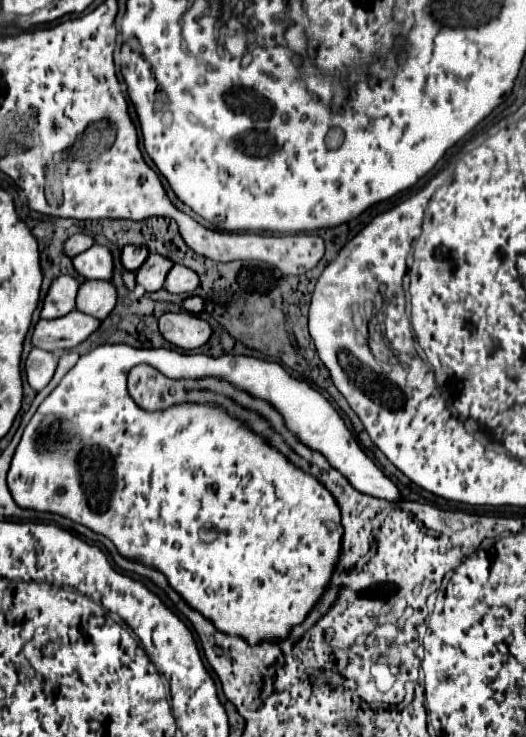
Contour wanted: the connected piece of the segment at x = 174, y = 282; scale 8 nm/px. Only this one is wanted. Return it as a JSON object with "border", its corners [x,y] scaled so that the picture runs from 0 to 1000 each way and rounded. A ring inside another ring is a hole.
{"border":[[[331,360],[331,365],[316,376],[312,392],[323,398],[369,398],[376,387],[376,373],[365,365],[350,360]]]}

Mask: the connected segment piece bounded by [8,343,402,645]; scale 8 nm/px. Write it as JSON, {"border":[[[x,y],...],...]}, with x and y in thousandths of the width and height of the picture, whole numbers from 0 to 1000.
{"border":[[[224,465],[190,468],[156,482],[110,525],[76,547],[46,582],[15,639],[15,661],[30,685],[129,701],[205,729],[232,756],[316,780],[319,794],[422,859],[452,862],[471,875],[548,867],[555,853],[578,845],[612,813],[643,767],[654,726],[643,682],[601,647],[574,642],[529,609],[510,604],[498,590],[414,550],[346,547],[304,560],[266,555],[243,541],[241,510],[251,498],[243,493],[251,490],[262,490],[259,495],[281,493],[327,514],[384,509],[433,514],[452,528],[517,547],[544,569],[548,582],[589,609],[608,612],[673,664],[741,682],[764,680],[760,664],[681,607],[627,544],[582,517],[555,512],[532,493],[475,482],[399,484],[312,471],[255,474]]]}

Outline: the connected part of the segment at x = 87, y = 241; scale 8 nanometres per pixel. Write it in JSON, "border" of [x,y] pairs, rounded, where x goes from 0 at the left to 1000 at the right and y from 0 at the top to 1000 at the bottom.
{"border":[[[148,316],[148,319],[137,319],[137,322],[125,327],[122,341],[125,341],[129,349],[144,349],[144,346],[152,346],[156,341],[171,338],[175,332],[179,332],[179,322],[160,319],[160,316]]]}

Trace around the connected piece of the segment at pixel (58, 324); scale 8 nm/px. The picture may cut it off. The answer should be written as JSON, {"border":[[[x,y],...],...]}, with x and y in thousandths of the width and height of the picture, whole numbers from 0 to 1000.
{"border":[[[137,422],[122,430],[95,436],[76,433],[61,455],[61,468],[84,476],[137,474],[156,463],[163,463],[186,444],[190,436],[156,422]]]}

